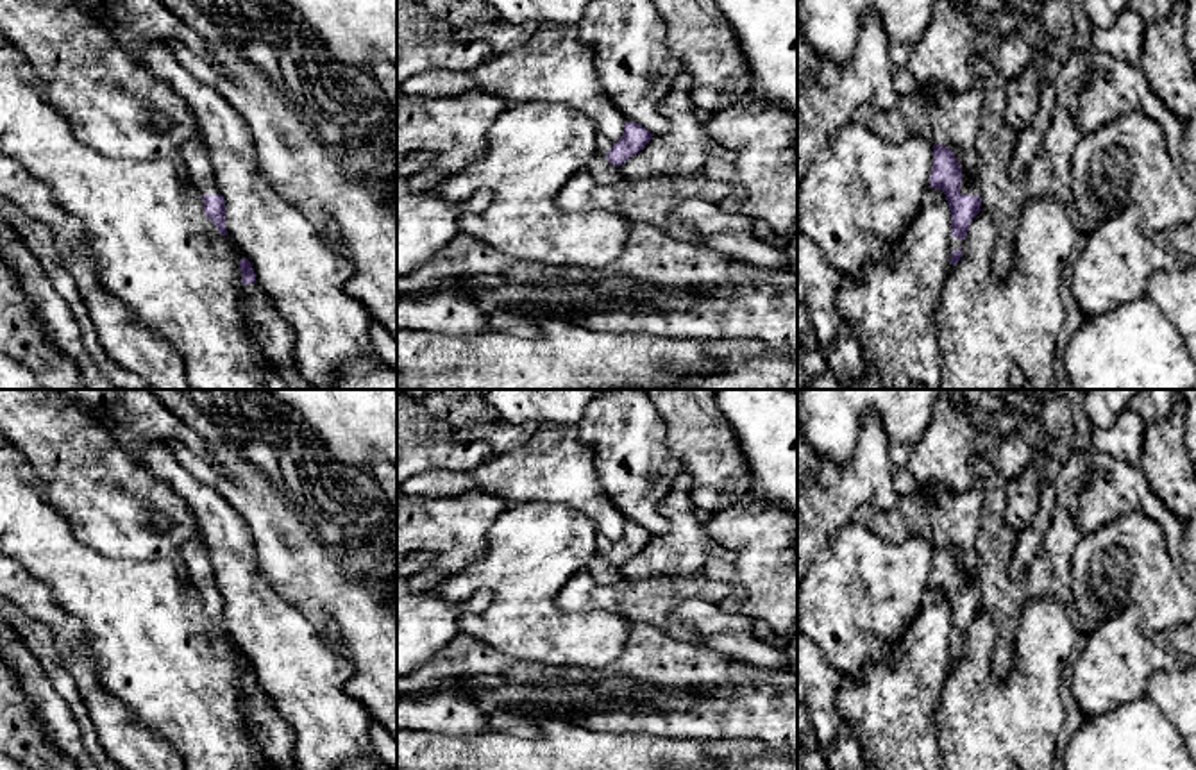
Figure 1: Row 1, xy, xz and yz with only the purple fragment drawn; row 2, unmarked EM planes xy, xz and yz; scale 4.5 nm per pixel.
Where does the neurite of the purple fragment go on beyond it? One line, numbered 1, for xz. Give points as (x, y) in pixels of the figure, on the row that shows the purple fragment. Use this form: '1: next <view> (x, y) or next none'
1: next xz (603, 143)

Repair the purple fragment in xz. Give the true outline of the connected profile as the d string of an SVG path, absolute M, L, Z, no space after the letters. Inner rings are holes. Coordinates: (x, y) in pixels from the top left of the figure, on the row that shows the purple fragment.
M626 121L622 138L617 143L610 141L601 132L597 132L595 143L606 161L619 168L629 157L644 150L651 138L653 134L645 127L635 121Z

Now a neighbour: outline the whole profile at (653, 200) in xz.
M577 172L558 193L556 205L560 211L613 211L631 223L653 223L679 239L695 243L701 234L694 227L676 222L674 211L685 200L706 200L720 205L737 193L735 186L703 173L660 175L644 180L620 177L617 182L604 184L588 172Z

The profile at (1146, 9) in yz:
M1132 0L1130 9L1146 23L1164 20L1171 13L1173 0Z

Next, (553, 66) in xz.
M535 25L531 39L520 48L495 54L467 71L429 70L418 73L399 84L397 91L420 98L454 98L470 91L488 91L502 95L510 104L556 102L583 111L595 121L597 132L613 143L622 138L627 121L606 96L595 70L595 54L579 39L574 25Z

